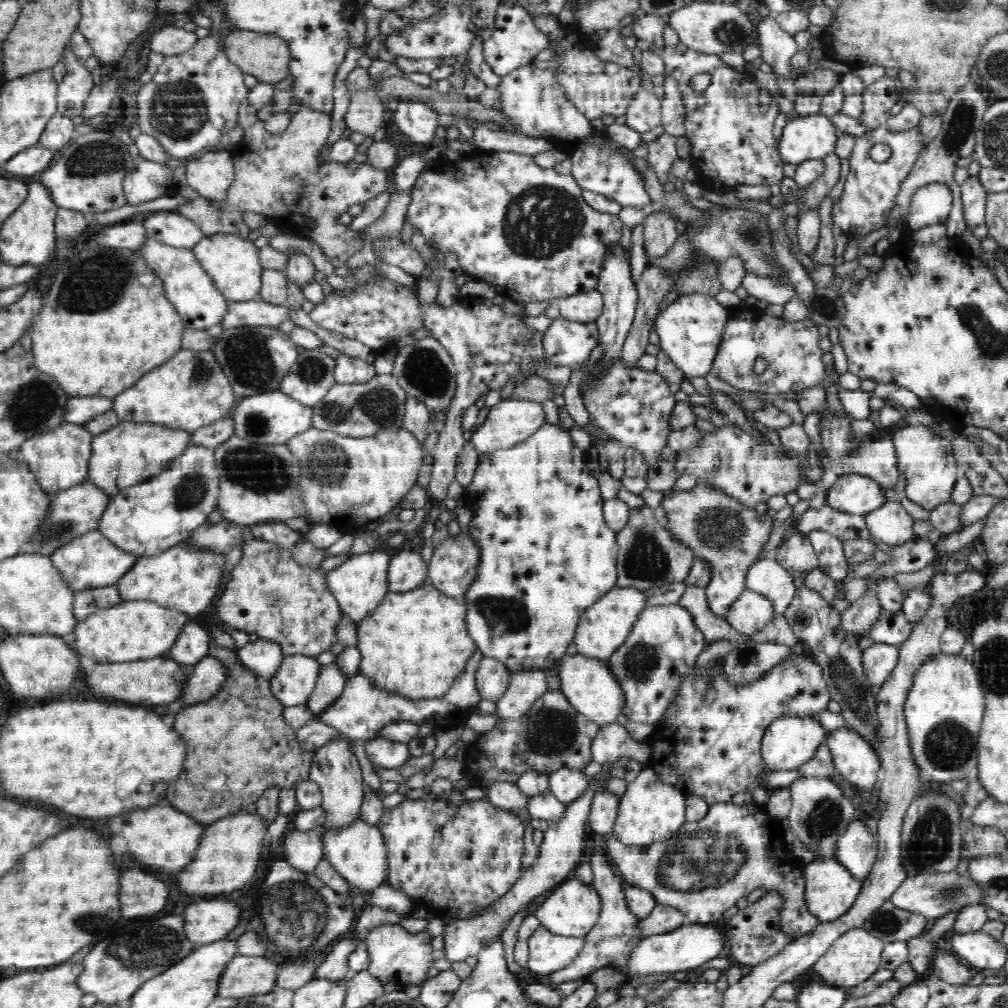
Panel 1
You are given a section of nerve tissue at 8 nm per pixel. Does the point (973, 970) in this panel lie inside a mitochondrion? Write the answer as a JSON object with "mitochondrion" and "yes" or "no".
{"mitochondrion":"no"}

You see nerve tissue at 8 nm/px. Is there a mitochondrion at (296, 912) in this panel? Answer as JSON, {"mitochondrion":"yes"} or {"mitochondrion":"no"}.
{"mitochondrion":"yes"}

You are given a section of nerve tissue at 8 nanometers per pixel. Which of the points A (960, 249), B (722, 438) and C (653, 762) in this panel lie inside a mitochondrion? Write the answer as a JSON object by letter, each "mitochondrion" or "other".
{"A":"other","B":"other","C":"other"}

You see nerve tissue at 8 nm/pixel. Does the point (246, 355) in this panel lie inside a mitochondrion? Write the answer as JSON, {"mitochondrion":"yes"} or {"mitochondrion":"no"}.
{"mitochondrion":"yes"}

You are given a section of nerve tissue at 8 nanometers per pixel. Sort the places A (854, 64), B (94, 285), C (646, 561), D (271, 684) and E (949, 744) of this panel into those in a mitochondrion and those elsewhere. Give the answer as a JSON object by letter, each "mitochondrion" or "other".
{"A":"other","B":"mitochondrion","C":"mitochondrion","D":"other","E":"mitochondrion"}

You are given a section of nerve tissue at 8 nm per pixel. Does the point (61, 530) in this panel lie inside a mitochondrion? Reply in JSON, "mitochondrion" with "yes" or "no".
{"mitochondrion":"yes"}

